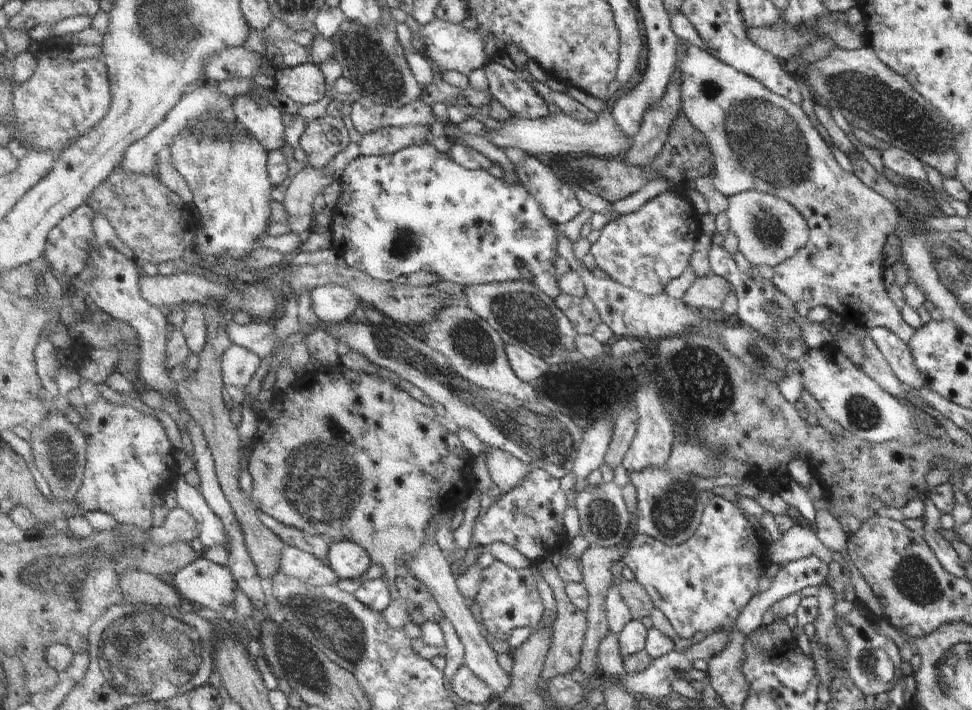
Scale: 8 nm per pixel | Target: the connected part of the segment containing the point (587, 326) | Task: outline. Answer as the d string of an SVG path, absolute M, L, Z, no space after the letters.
M562 292L555 304L563 310L563 316L571 320L579 335L592 335L602 323L598 308L588 296L579 298Z

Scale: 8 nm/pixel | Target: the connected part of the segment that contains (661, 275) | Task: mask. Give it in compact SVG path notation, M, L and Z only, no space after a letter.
M675 192L663 193L659 197L646 202L637 212L621 216L619 220L612 220L600 232L600 237L590 248L596 266L600 268L609 279L627 285L647 296L659 296L665 293L665 286L683 276L691 266L691 256L695 252L695 244L703 234L701 215L693 208L688 198Z

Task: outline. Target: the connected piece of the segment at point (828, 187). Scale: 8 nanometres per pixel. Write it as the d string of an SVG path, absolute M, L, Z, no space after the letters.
M683 41L682 45L687 46L687 48L685 48L685 56L678 62L679 72L681 72L682 112L687 115L687 118L695 128L703 132L703 138L705 138L705 142L707 142L712 156L712 163L713 166L715 166L715 172L713 172L713 176L710 176L711 184L713 184L714 189L725 198L745 191L759 191L770 194L790 204L806 222L808 230L807 242L805 242L801 250L799 250L795 256L773 267L773 276L770 278L772 285L777 291L784 294L793 305L796 302L805 302L811 309L816 306L829 308L833 313L839 315L843 321L853 322L867 330L875 327L886 328L895 334L895 336L898 336L903 344L907 344L907 342L911 340L911 336L913 336L914 329L905 324L903 319L901 319L900 311L895 308L893 301L889 299L883 287L883 271L885 267L883 266L883 258L881 258L881 249L883 248L883 244L885 244L885 238L887 238L887 236L895 230L895 226L897 226L896 206L891 204L888 200L885 200L880 194L867 188L855 175L843 171L839 165L837 165L831 151L827 148L821 136L819 136L817 130L813 128L813 125L811 125L807 116L801 111L799 106L793 104L786 98L769 92L769 90L762 84L759 84L759 81L755 80L755 78L745 76L745 74L731 68L730 65L723 64L723 61L720 61L718 57L711 56L711 53L702 50L699 46L695 46L695 44L690 44L686 41Z

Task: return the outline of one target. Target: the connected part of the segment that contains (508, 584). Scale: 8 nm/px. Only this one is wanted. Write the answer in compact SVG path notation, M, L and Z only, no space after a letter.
M497 559L482 570L480 591L474 600L480 607L486 633L490 633L499 640L507 640L511 630L515 630L515 628L537 626L543 618L543 612L545 612L545 606L539 596L535 574L531 570L531 566L518 569Z

